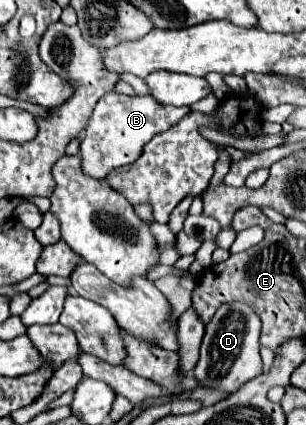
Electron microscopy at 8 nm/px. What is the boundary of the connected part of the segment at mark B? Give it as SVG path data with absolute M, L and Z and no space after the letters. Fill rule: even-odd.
M116 91L106 93L94 107L94 113L90 117L90 123L84 131L82 143L80 143L80 155L82 155L82 169L94 179L104 179L112 169L128 165L136 161L142 153L142 147L158 133L168 131L176 121L180 121L190 107L168 107L160 105L154 97L128 97L120 95Z

